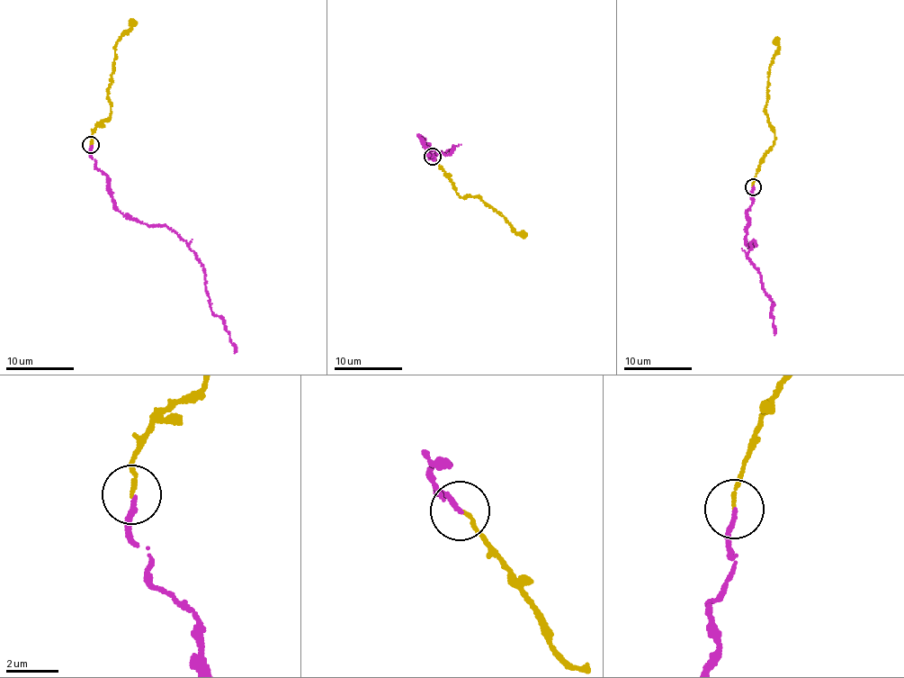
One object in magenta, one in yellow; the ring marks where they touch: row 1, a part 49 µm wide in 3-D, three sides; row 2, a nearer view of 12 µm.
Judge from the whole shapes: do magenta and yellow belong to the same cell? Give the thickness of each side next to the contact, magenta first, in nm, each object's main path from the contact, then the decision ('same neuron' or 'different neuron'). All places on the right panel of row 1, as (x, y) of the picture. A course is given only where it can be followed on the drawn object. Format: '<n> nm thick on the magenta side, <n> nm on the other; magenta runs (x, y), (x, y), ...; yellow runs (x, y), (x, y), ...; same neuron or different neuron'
170 nm thick on the magenta side, 130 nm on the other; magenta runs (753, 188), (754, 201), (746, 212), (746, 241), (756, 246), (752, 240), (748, 258), (772, 302), (774, 335); yellow runs (753, 186), (757, 169), (774, 140), (774, 130), (765, 105), (768, 72), (779, 46), (775, 38); same neuron

